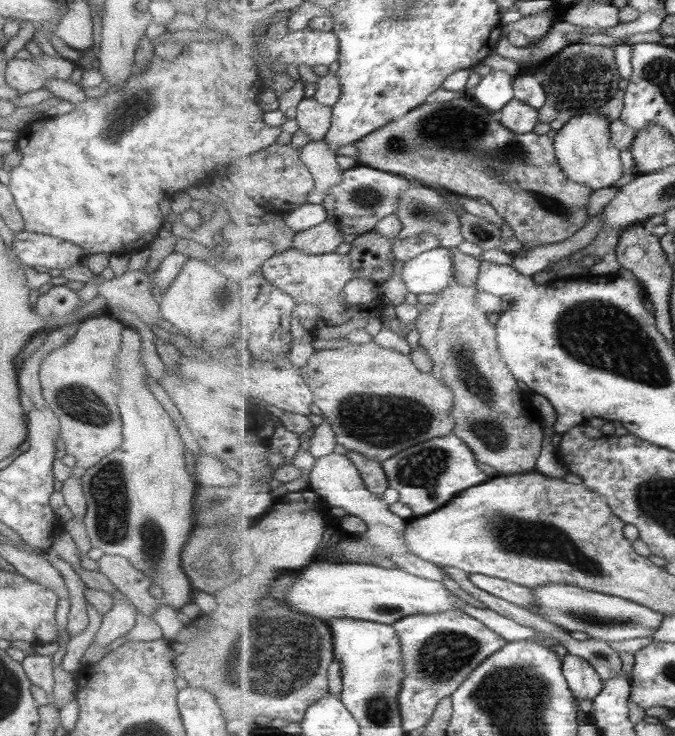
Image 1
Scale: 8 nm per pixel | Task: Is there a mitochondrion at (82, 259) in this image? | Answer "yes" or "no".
no

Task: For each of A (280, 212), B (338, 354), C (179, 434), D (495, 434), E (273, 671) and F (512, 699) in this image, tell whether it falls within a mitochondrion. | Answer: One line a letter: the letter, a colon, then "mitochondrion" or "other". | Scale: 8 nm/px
A: other
B: other
C: other
D: mitochondrion
E: mitochondrion
F: mitochondrion

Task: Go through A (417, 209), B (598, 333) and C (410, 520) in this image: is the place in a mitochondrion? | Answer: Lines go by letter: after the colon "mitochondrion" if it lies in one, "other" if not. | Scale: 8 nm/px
A: mitochondrion
B: mitochondrion
C: other

